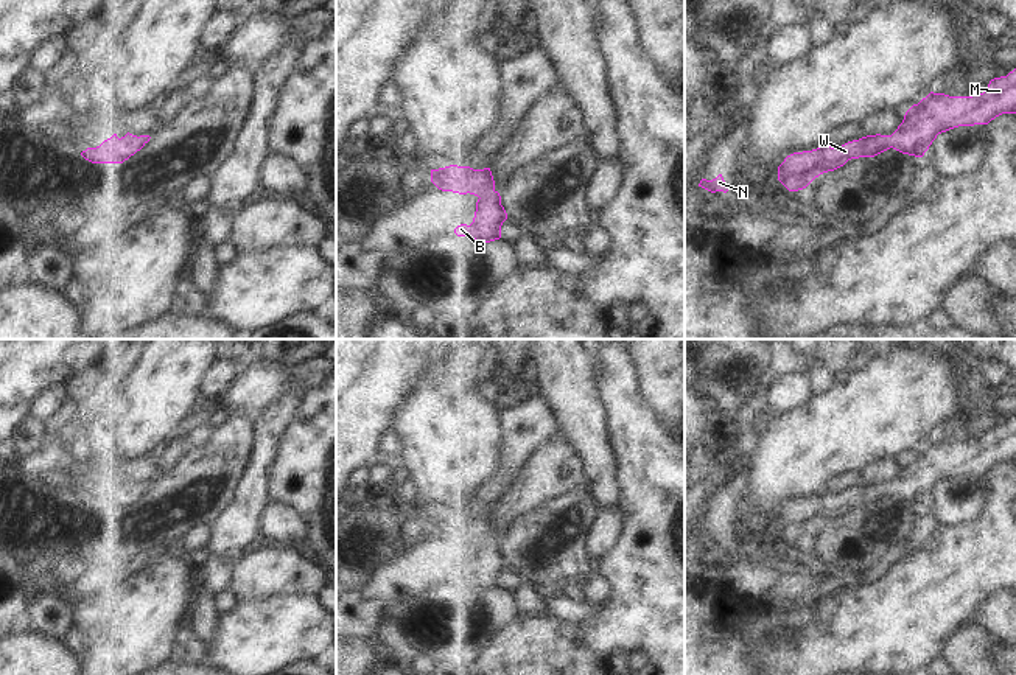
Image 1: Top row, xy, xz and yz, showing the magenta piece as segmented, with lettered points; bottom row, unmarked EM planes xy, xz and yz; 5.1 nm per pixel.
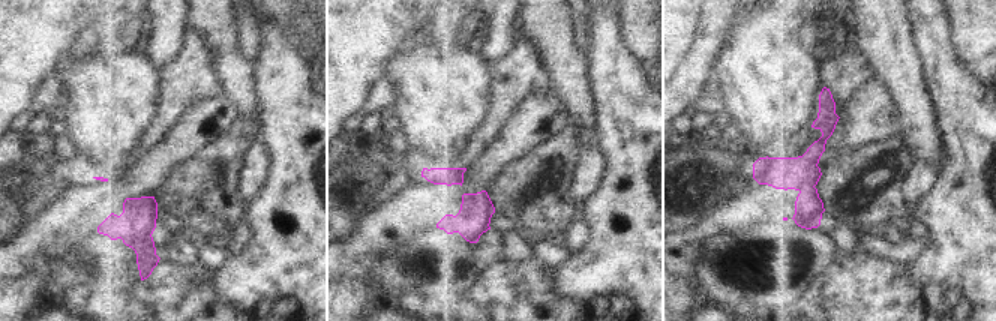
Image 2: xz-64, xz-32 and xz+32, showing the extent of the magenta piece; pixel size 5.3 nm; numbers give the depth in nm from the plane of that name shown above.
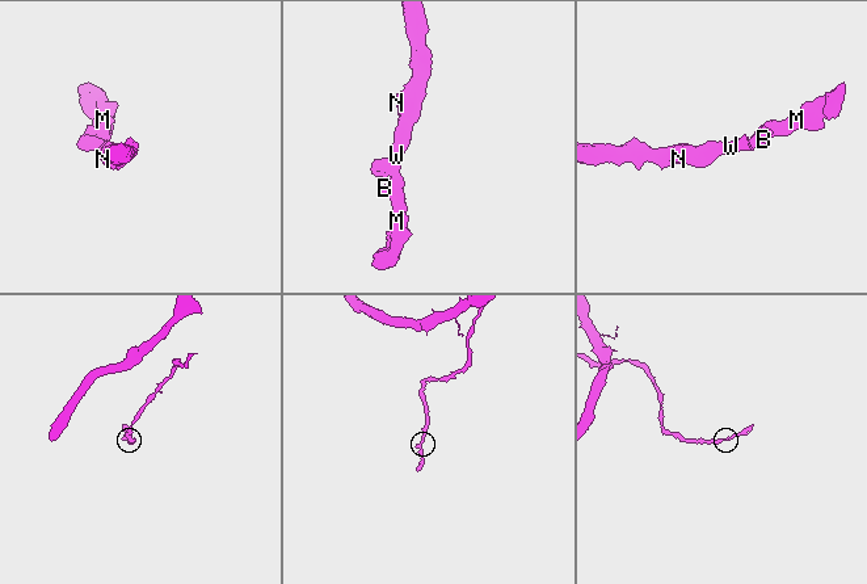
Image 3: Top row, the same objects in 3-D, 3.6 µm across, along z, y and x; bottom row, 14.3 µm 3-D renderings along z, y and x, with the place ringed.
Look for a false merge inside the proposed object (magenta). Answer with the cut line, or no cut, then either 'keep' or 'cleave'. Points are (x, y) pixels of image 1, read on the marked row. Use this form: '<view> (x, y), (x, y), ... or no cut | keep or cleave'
no cut | keep

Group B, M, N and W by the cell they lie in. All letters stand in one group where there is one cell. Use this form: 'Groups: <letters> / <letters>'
Groups: B M N W

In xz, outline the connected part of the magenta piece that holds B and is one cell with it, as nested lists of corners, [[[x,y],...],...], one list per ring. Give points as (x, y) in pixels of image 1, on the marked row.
[[[450,165],[431,170],[431,182],[442,191],[478,196],[476,212],[470,226],[461,224],[454,229],[457,236],[471,236],[479,243],[501,238],[501,226],[507,213],[501,205],[501,196],[495,190],[490,168],[473,170],[470,166]]]

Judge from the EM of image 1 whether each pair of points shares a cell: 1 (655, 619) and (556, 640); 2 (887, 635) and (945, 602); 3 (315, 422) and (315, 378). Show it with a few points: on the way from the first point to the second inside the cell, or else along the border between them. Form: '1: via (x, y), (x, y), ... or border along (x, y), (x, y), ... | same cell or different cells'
1: border along (579, 624), (581, 643), (604, 658) | different cells
2: via (887, 615), (903, 598), (924, 598) | same cell
3: border along (319, 388), (304, 402) | different cells

